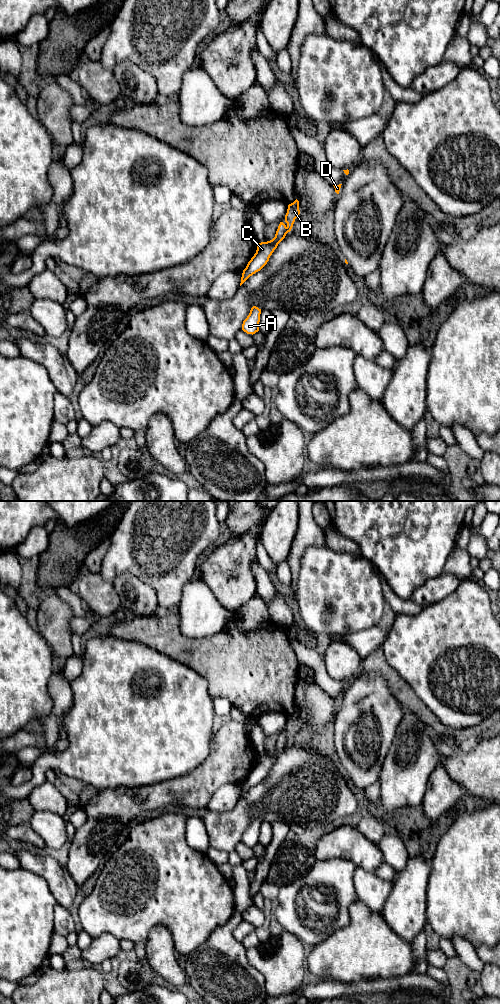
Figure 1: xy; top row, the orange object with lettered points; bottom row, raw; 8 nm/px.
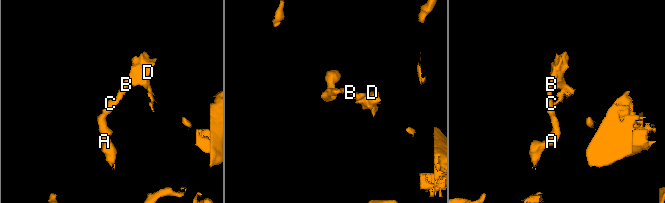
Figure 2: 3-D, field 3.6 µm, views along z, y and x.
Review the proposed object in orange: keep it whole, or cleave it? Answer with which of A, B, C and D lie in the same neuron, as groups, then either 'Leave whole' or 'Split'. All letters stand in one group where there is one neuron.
Groups: A C / B D. Split

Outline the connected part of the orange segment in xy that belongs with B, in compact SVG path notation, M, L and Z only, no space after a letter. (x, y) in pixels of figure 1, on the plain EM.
M296 711L293 715L288 717L287 725L285 727L285 734L287 735L288 744L291 743L295 731L299 726L299 713Z

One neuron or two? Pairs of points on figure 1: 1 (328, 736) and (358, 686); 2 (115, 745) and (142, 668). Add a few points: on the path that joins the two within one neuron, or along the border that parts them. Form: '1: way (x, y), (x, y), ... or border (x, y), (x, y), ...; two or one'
1: border (333, 722), (333, 742), (336, 750); two
2: way (129, 726), (137, 718), (137, 687); one

